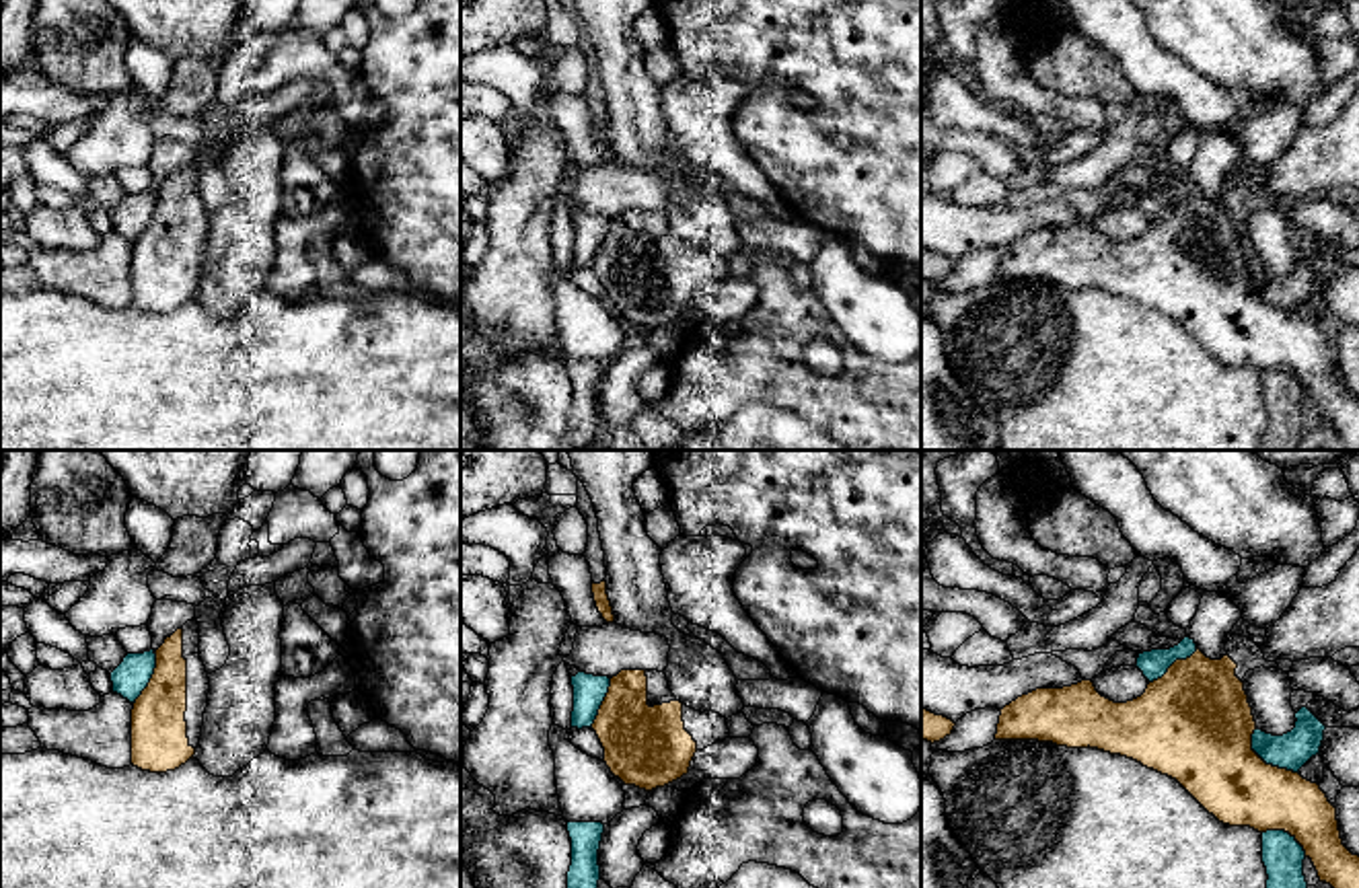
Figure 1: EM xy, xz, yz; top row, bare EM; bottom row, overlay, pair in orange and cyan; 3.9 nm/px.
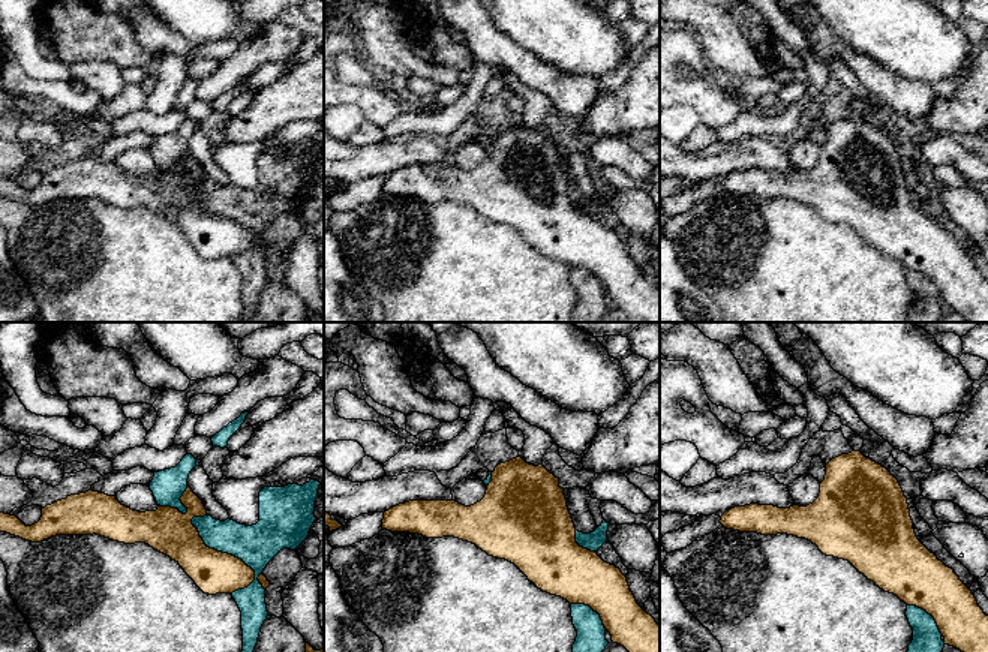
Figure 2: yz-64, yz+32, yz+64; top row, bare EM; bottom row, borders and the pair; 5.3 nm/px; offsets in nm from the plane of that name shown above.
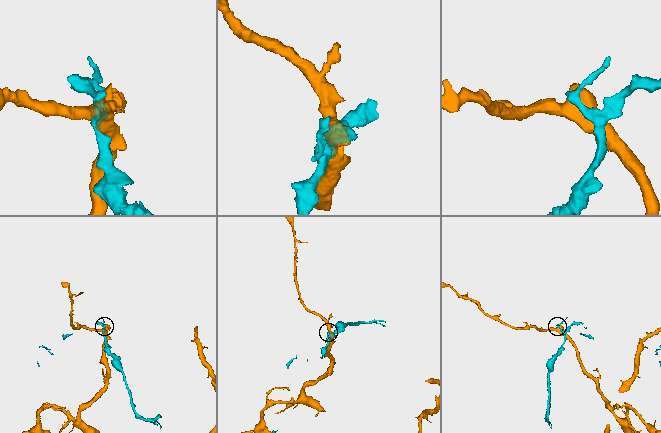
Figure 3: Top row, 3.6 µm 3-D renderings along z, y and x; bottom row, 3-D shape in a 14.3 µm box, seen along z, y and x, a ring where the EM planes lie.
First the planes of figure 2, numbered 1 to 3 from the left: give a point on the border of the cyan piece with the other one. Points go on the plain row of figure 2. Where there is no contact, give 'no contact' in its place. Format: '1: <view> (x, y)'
1: yz-64 (225, 218)
2: yz+32 (592, 273)
3: yz+64 (928, 278)

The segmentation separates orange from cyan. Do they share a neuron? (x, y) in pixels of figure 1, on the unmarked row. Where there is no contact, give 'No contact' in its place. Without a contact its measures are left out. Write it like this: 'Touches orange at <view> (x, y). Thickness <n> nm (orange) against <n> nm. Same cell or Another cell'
Touches orange at yz (1263, 301). Thickness 380 nm (orange) against 150 nm. Another cell

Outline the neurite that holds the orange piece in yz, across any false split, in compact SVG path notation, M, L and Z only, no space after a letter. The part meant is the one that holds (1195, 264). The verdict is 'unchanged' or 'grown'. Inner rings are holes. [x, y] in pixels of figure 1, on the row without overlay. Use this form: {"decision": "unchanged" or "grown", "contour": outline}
{"decision": "unchanged", "contour": "M1197 187L1190 197L1176 199L1162 218L1147 224L1141 236L1127 243L1102 236L1092 220L1063 228L1036 228L999 249L995 280L1090 286L1133 298L1176 319L1223 364L1250 366L1258 372L1289 372L1312 399L1320 421L1330 423L1349 450L1359 450L1359 395L1343 384L1336 347L1318 323L1266 304L1252 290L1256 261L1236 208L1238 204L1227 193L1211 199Z"}

